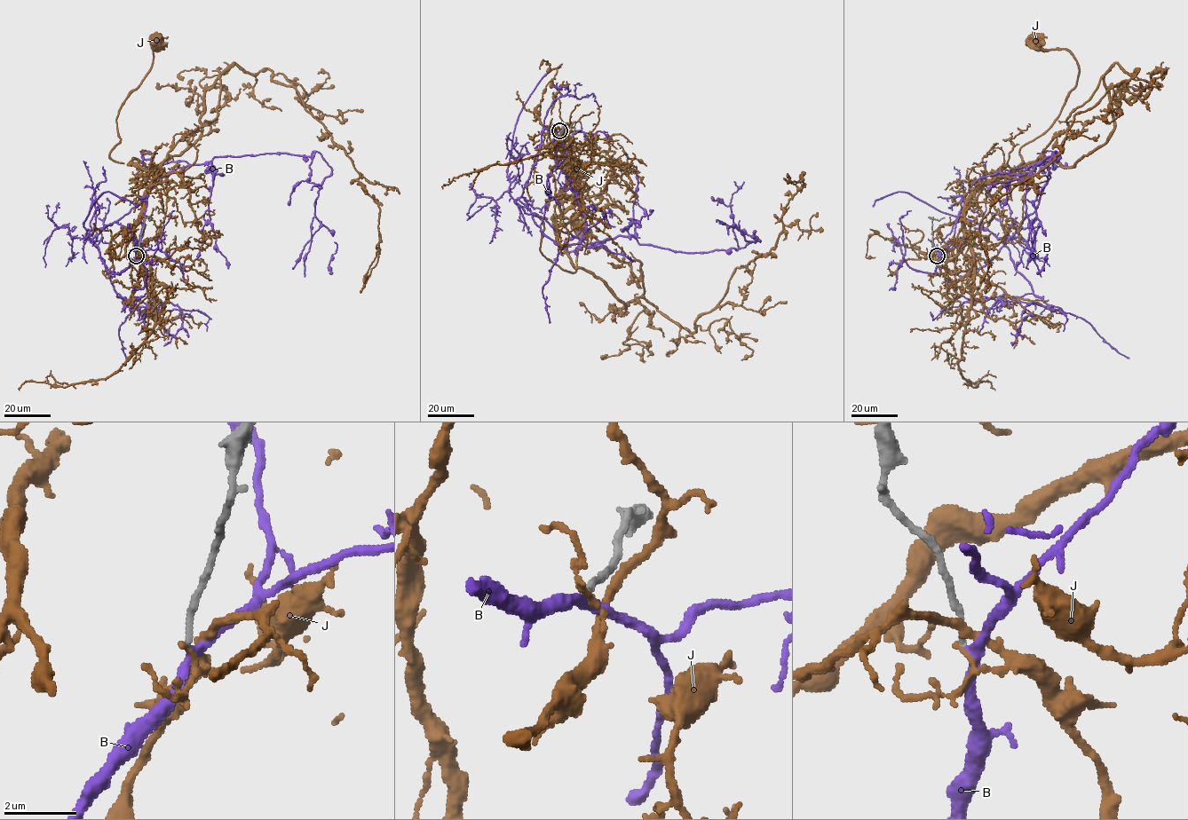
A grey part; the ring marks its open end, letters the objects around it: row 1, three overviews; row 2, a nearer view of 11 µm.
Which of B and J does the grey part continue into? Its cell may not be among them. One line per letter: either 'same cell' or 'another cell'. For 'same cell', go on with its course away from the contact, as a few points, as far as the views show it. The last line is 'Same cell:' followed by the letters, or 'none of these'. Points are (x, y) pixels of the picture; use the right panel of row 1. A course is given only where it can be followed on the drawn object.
B: same cell; course (938, 256), (938, 273), (984, 267), (1036, 208), (1055, 152), (1034, 201), (1048, 250), (1036, 273)
J: another cell
Same cell: B

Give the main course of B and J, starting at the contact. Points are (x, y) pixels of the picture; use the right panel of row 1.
B: (938, 256), (938, 273), (984, 267), (1036, 208), (1055, 152), (1034, 201), (1048, 250), (1036, 273)
J: (937, 256), (953, 285), (972, 270), (967, 201), (1025, 163), (1019, 150), (1076, 84), (1075, 58), (1034, 37)

